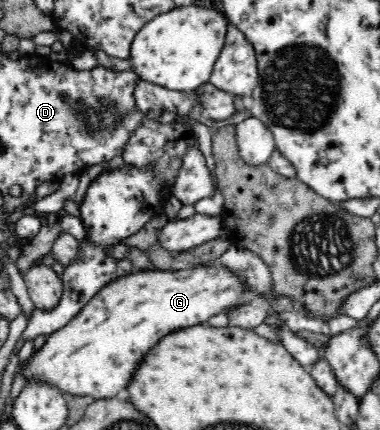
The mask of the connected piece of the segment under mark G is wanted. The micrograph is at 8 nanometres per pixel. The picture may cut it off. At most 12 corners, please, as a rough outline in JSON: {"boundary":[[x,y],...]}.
{"boundary":[[224,267],[121,273],[18,365],[102,401],[168,330],[237,304]]}

